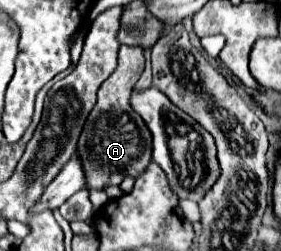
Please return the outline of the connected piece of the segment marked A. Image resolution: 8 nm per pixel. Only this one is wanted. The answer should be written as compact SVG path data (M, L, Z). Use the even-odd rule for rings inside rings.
M121 45L119 65L115 73L101 85L99 99L87 117L85 129L81 131L75 155L81 159L85 169L87 189L105 189L109 185L121 185L125 177L139 177L151 163L151 133L139 113L129 105L133 83L143 71L143 49Z

